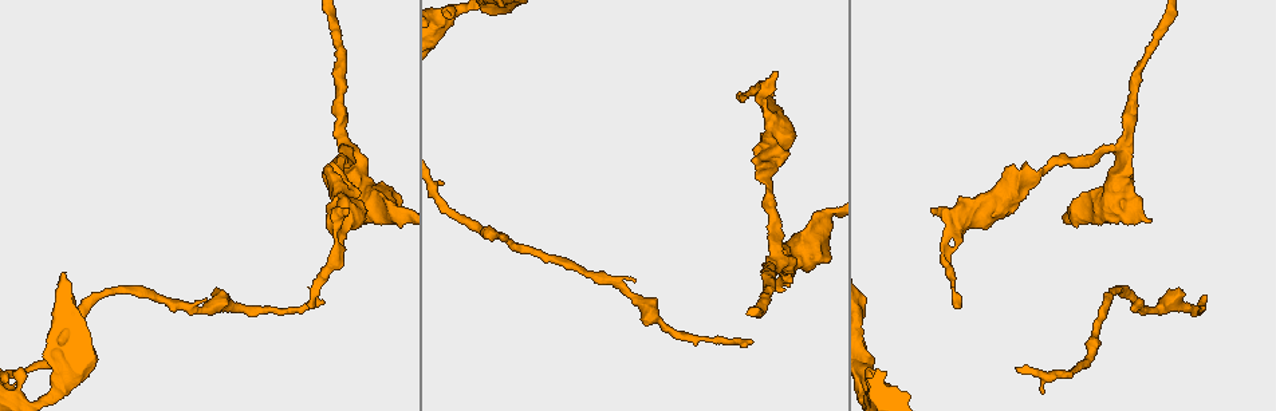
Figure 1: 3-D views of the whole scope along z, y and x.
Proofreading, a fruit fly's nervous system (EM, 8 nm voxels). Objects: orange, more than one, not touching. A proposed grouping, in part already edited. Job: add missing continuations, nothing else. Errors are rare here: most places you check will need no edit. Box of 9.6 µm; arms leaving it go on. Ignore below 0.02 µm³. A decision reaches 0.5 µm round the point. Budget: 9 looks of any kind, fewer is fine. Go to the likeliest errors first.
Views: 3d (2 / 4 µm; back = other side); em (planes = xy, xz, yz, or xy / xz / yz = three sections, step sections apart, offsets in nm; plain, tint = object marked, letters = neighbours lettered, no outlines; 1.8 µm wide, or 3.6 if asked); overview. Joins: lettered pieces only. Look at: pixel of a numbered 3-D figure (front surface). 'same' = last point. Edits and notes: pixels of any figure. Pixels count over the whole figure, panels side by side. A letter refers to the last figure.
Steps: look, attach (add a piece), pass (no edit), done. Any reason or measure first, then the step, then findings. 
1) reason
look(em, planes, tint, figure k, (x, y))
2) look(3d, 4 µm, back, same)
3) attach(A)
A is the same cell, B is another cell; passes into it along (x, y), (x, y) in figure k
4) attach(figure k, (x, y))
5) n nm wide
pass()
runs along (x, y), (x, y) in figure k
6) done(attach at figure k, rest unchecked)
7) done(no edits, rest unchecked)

sudden change in width
look(3d, 4 µm, figure 1, (660, 323))

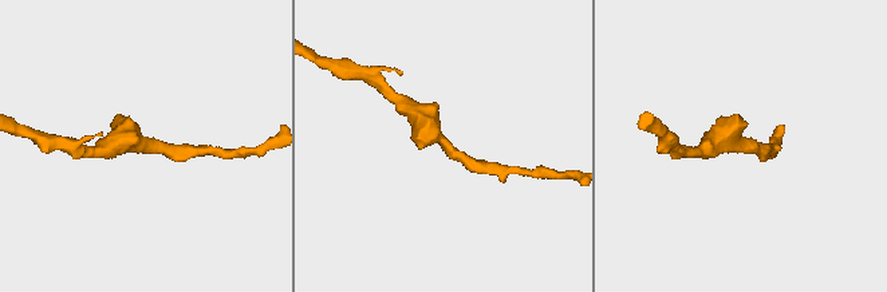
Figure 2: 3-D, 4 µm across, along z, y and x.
now the EM
look(em, xy, step 8, tint, figure 2, (444, 140))

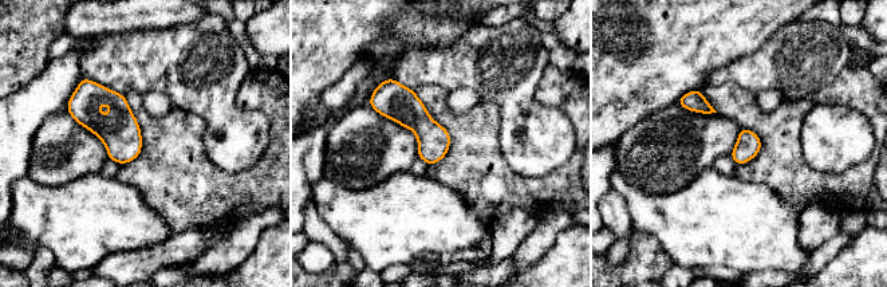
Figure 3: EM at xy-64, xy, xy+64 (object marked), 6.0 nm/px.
look(em, planes, letters, same)

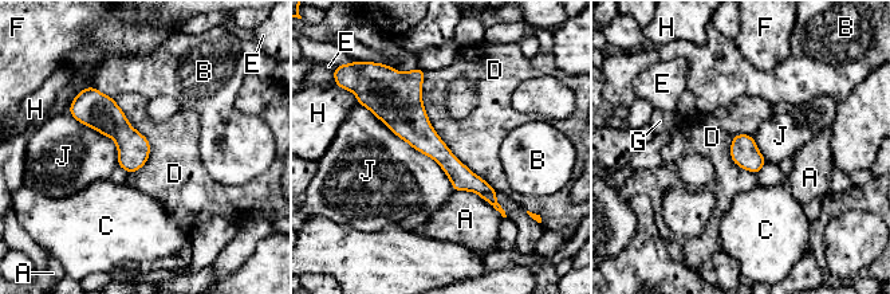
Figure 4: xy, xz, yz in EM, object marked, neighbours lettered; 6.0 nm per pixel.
pass()
A, B, C, D, E, F, G, H and J are other cells; border along (425, 71), (434, 132), (496, 189) in figure 4; no lettered piece goes on from it

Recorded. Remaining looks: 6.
an open end
look(em, planes, letters, figure 1, (453, 14))

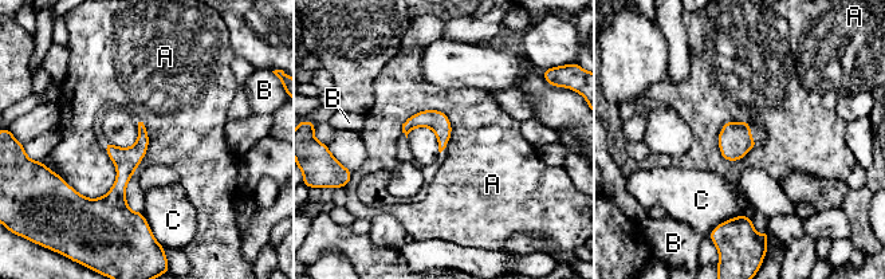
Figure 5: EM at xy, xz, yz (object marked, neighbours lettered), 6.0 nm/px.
pass()
A, B and C are other cells; none of them fits

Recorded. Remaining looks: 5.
look(em, 3.6 µm, planes, letters, figure 1, (958, 308))

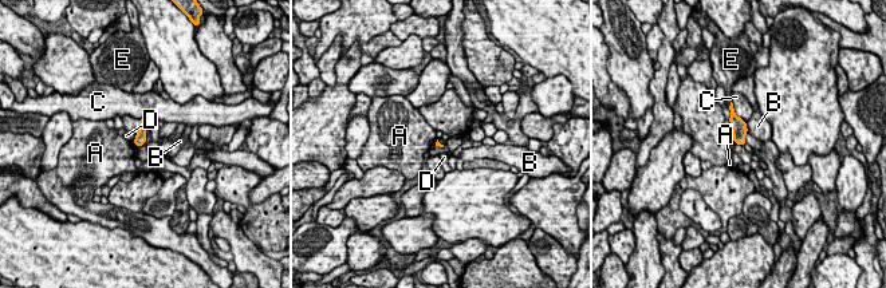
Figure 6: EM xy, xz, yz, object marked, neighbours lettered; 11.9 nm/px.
pass()
A, B, C, D and E are other cells; no lettered piece goes on from it

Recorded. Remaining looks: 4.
thin end
look(3d, 4 µm, figure 1, (754, 341))

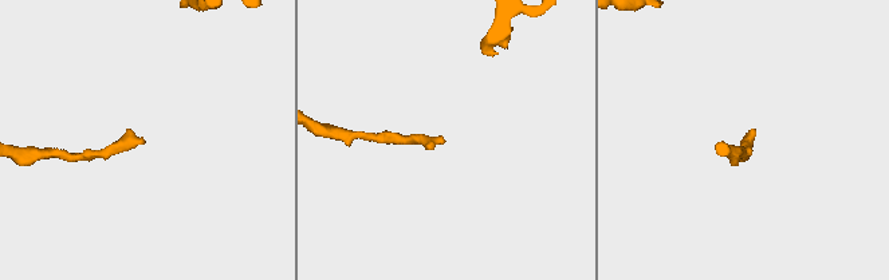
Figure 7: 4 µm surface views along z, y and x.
now the EM
look(em, xy, step 16, letters, figure 7, (747, 135))

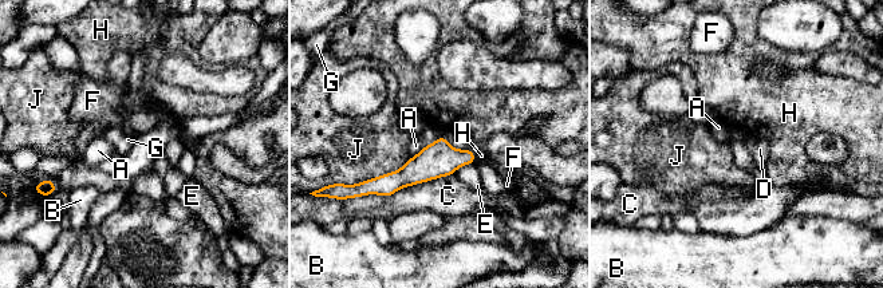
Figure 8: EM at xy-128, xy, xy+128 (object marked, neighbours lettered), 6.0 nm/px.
C touches over 600 nm
pass()
A, B, C, D, E, F, G, H and J are other cells; no lettered piece goes on from it

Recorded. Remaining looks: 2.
done(no edits, rest unchecked)

